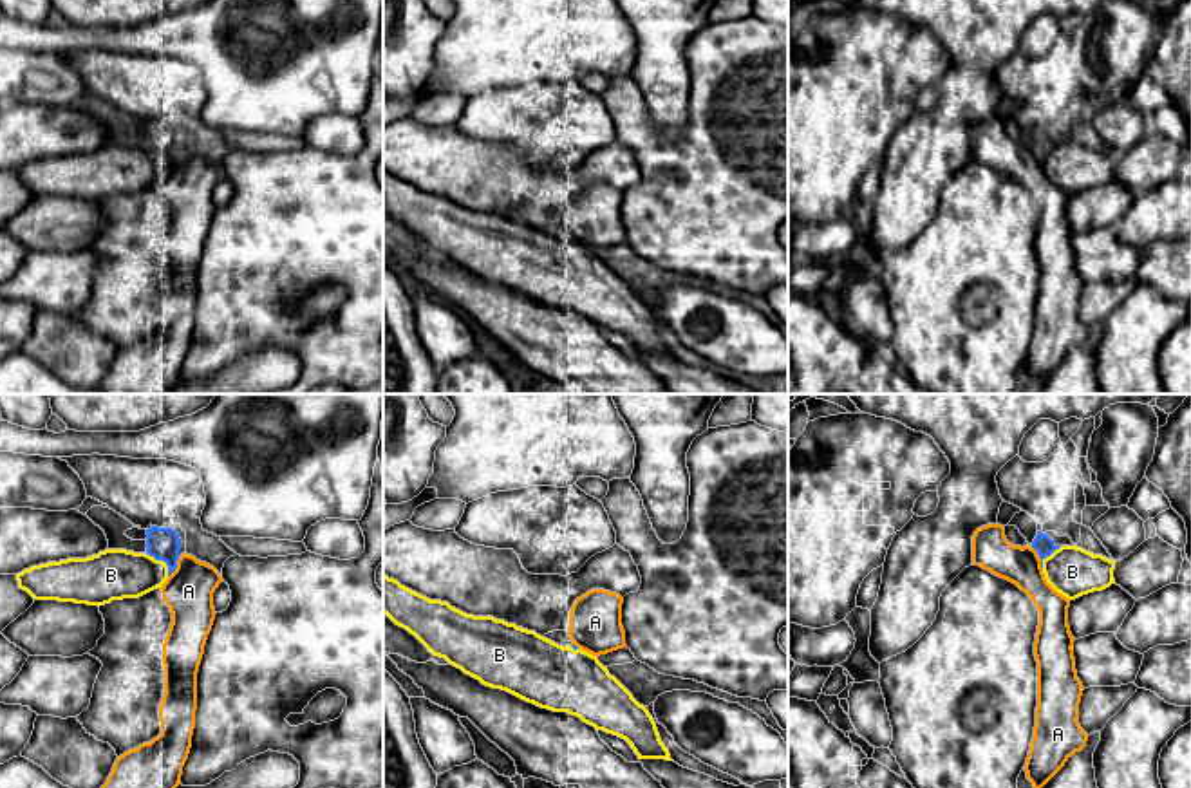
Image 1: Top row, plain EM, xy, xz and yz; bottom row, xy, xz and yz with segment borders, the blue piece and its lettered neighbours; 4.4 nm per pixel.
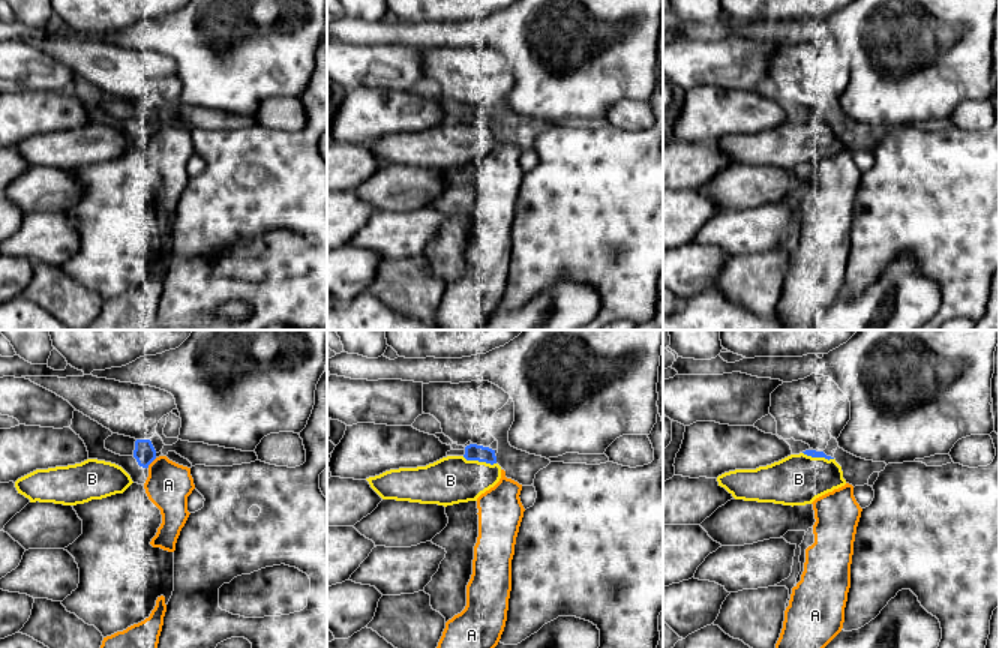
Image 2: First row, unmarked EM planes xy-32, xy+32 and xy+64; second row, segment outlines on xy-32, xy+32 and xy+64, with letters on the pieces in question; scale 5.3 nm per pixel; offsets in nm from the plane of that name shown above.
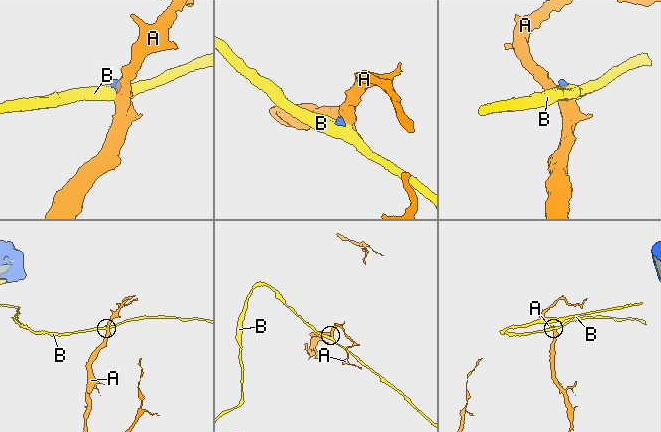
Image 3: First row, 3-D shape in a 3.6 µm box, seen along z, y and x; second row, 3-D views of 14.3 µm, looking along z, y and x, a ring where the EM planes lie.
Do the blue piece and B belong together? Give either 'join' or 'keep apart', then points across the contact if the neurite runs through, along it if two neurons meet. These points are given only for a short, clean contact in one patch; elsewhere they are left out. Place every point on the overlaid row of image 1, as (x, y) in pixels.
join

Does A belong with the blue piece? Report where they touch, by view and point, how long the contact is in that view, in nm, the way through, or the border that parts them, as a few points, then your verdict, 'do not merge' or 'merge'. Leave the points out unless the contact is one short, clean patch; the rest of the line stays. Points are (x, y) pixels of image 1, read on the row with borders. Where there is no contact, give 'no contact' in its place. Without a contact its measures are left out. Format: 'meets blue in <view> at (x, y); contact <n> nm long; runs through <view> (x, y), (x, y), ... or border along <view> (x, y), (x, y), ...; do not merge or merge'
meets blue in yz at (1040, 557); contact 110 nm long; border along yz (1032, 546), (1041, 568); do not merge

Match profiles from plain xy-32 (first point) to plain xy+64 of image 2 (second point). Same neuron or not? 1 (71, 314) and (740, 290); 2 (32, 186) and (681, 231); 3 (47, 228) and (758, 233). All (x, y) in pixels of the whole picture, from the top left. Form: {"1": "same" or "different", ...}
{"1": "same", "2": "different", "3": "same"}

